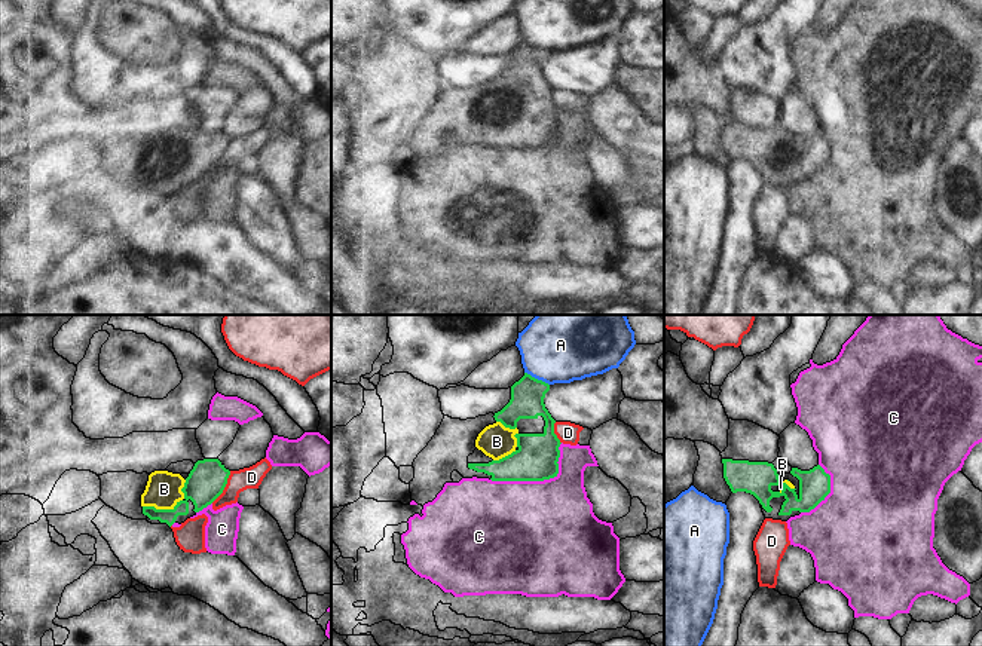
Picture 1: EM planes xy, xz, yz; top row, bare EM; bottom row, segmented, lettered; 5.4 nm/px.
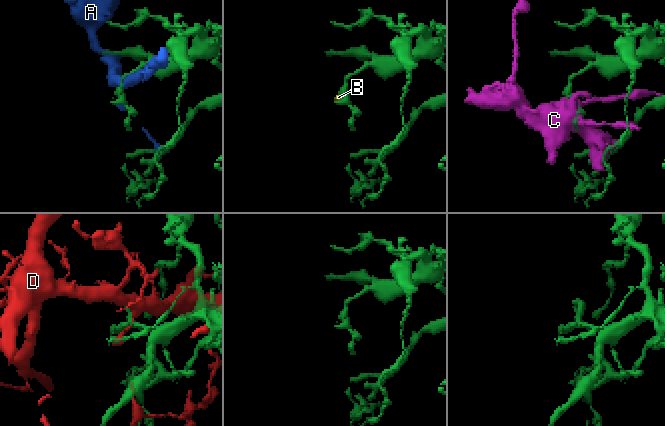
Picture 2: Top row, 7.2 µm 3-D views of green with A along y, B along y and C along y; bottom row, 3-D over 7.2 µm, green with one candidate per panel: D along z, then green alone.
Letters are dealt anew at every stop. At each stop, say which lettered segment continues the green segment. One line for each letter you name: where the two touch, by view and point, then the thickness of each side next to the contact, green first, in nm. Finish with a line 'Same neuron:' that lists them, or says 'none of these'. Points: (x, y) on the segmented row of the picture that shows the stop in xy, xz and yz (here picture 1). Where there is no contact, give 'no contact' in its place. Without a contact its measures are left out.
B: contact xy (171, 510); calibres 200 and 190 nm
Same neuron: B

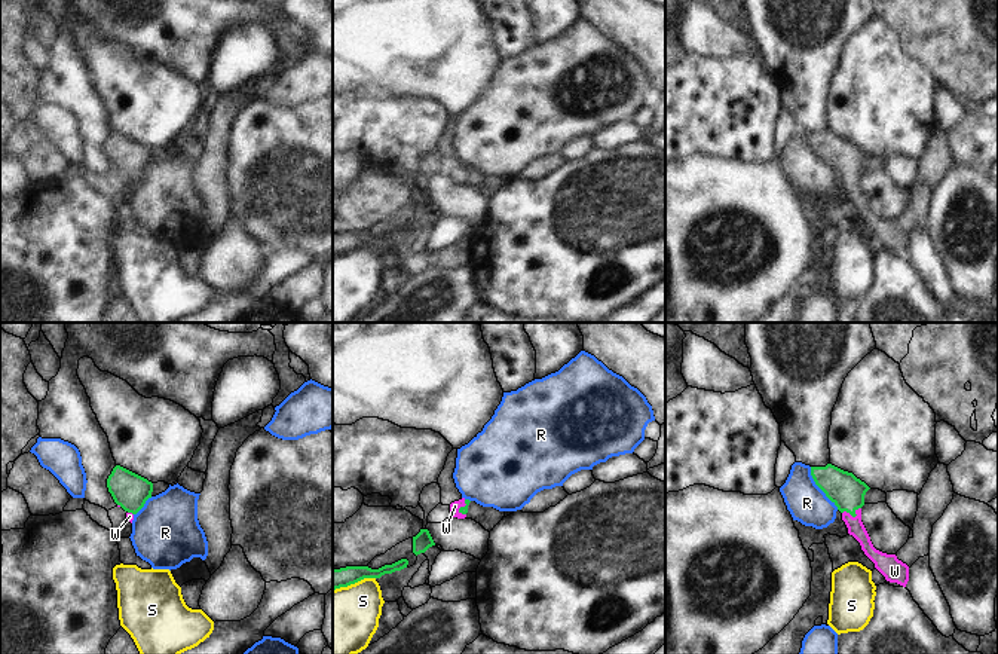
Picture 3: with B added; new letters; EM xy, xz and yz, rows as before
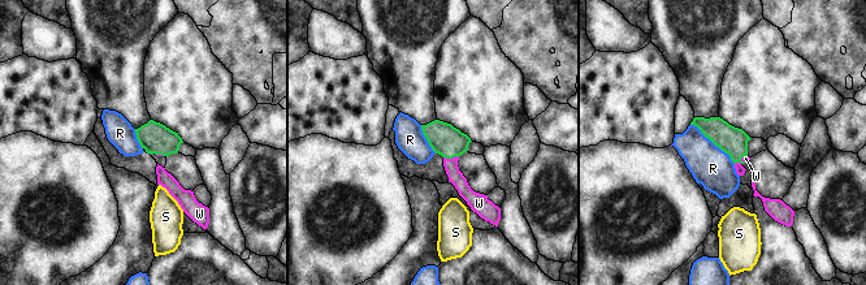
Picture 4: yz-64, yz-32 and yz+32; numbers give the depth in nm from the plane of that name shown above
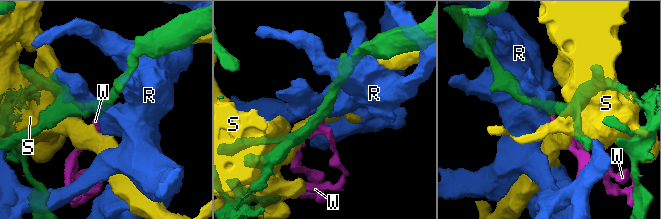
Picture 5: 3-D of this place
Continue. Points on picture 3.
W: contact yz (853, 516); calibres 190 and 90 nm
Same neuron: W

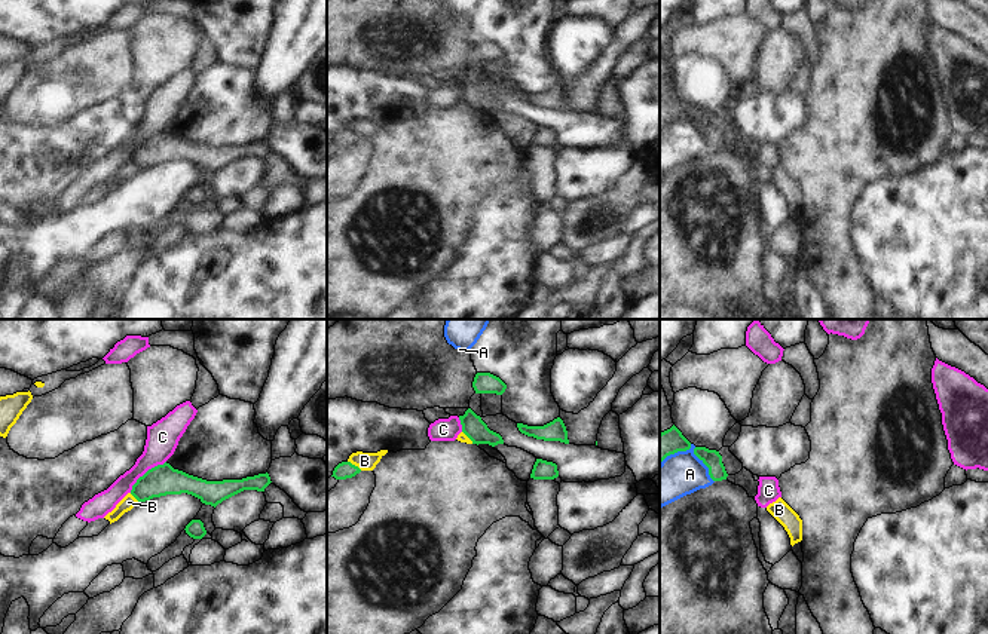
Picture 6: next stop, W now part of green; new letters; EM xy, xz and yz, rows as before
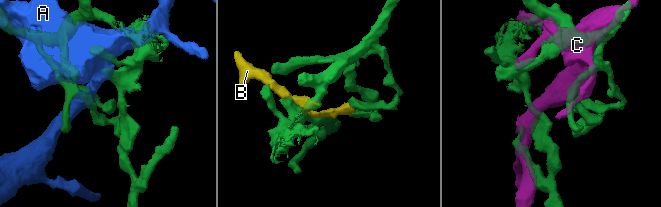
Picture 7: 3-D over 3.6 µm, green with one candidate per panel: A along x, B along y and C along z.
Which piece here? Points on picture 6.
Same neuron: none of these

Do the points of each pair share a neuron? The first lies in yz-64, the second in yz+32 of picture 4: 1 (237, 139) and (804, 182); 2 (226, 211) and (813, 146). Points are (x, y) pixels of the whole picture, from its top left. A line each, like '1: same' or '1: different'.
1: same
2: different

